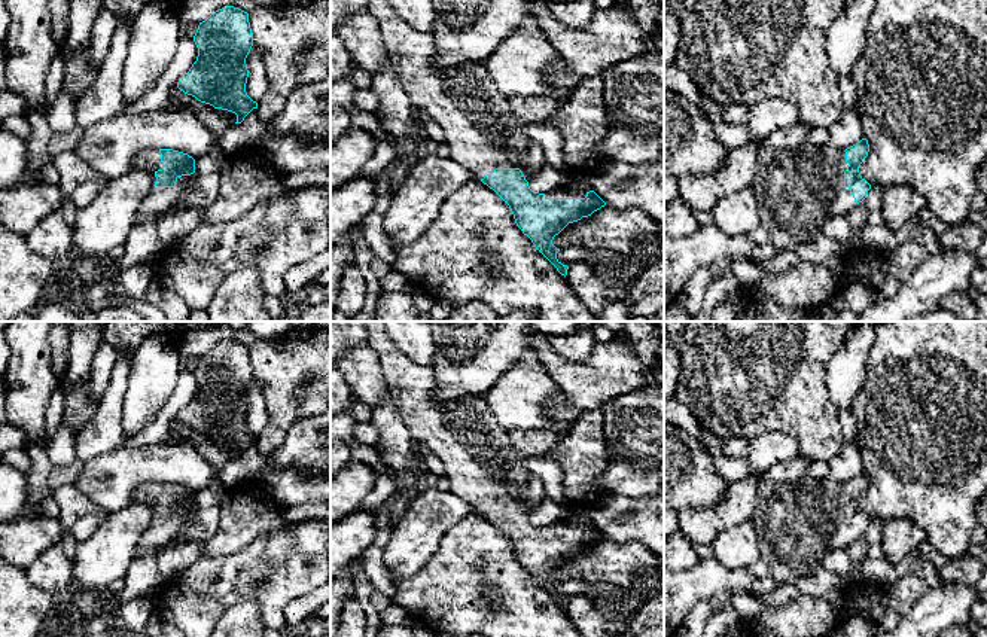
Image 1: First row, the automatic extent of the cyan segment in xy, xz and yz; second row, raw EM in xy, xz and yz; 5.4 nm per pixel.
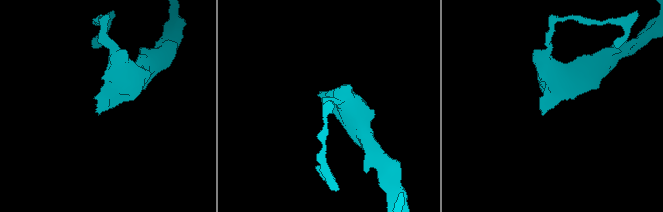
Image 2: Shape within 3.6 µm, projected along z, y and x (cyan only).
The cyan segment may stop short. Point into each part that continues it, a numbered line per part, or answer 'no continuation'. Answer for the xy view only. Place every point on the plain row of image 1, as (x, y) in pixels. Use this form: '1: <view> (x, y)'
1: xy (160, 533)

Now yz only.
1: yz (800, 521)

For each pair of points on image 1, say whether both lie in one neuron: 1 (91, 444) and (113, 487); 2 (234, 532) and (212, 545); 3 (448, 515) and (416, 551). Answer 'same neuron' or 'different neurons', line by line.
1: different neurons
2: same neuron
3: same neuron

